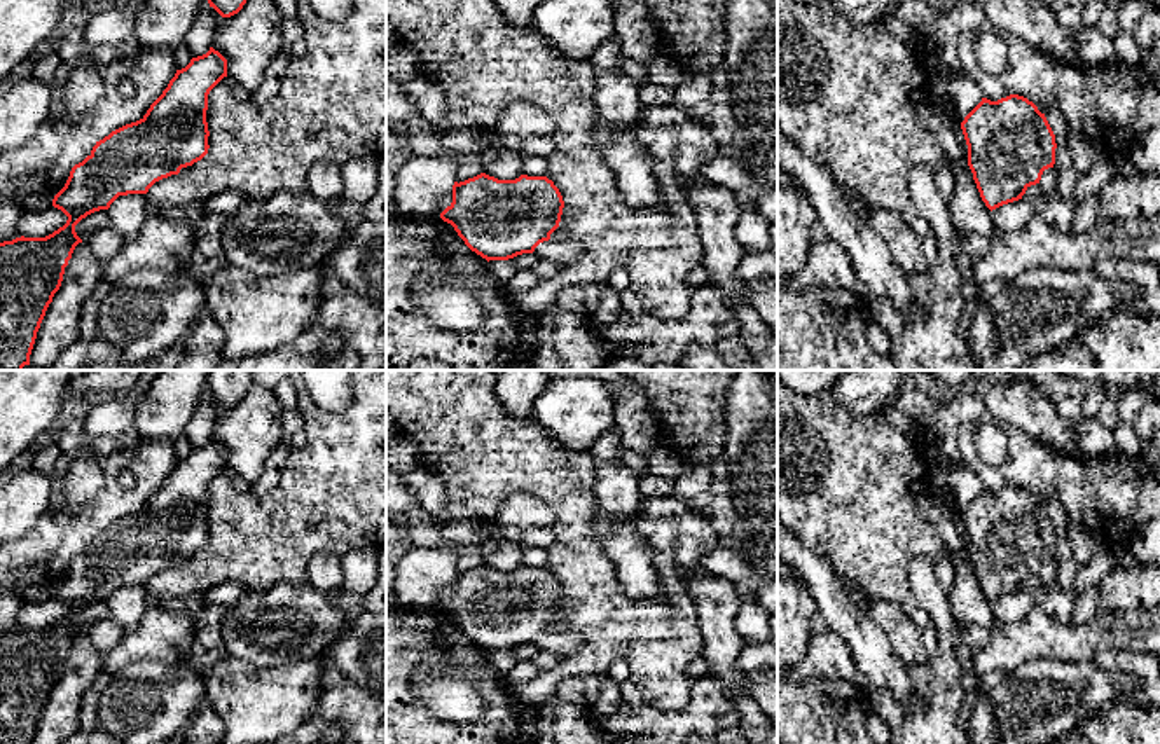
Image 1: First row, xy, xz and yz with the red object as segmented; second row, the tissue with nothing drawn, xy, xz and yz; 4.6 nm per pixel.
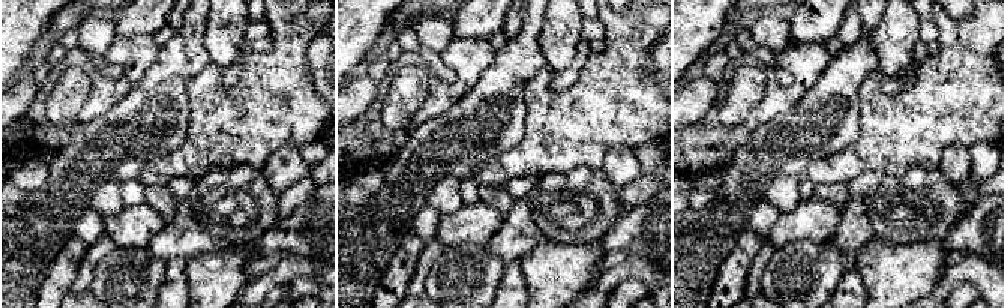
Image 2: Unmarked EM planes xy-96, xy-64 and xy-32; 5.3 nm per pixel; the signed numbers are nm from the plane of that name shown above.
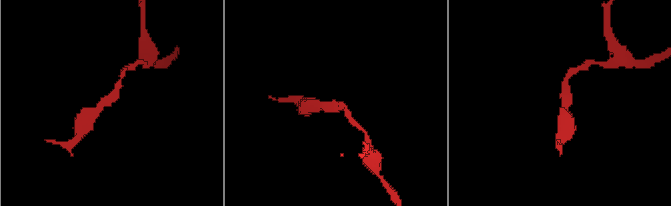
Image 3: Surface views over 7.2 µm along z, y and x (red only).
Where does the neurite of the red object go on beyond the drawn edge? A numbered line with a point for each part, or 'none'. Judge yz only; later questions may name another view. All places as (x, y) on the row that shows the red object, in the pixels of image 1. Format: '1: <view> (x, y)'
none

